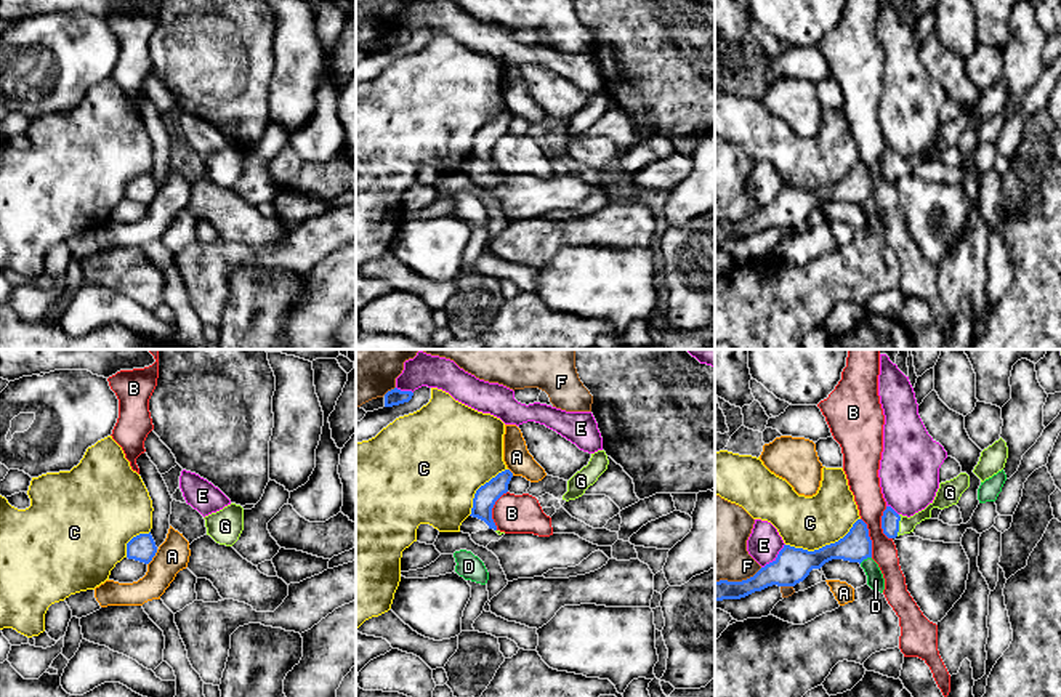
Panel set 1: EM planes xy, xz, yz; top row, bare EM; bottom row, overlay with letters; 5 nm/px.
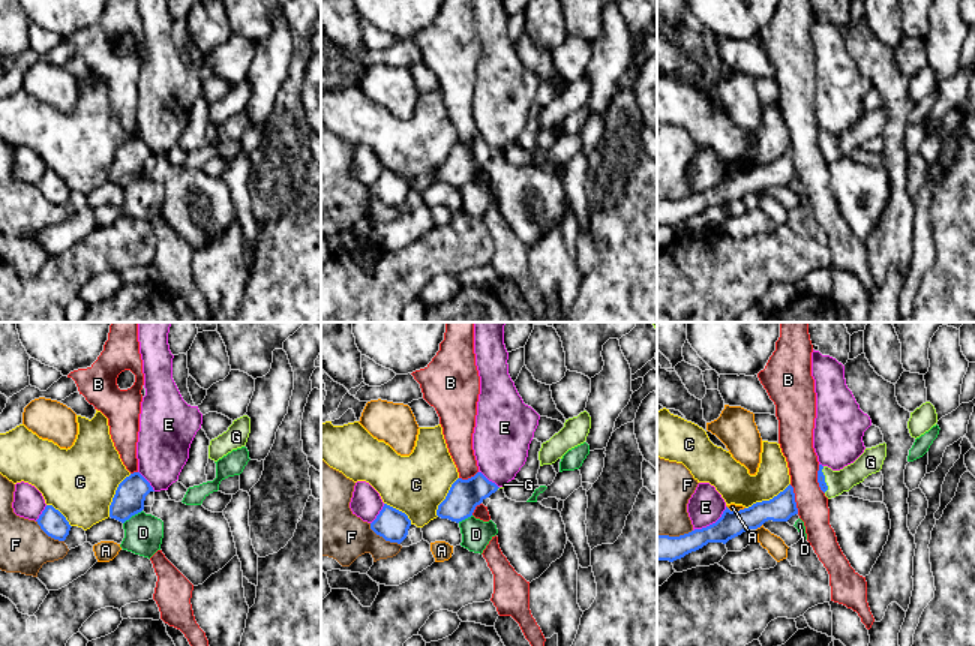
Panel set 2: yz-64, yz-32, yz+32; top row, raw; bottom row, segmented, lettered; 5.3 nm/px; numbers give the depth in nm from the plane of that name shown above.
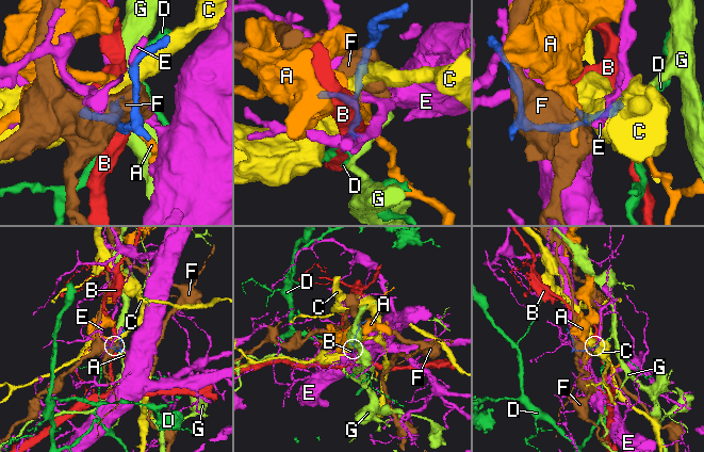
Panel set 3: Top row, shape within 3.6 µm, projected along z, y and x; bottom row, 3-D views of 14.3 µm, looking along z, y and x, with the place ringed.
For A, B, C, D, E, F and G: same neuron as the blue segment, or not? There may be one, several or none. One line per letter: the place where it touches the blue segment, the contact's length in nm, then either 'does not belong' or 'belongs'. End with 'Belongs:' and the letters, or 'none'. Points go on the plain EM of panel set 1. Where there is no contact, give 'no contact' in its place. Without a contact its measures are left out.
A: contact xy (153, 197); length 90 nm; does not belong
B: contact xz (491, 151); length 200 nm; does not belong
C: contact yz (822, 188); length 400 nm; does not belong
D: contact yz (864, 199); length 70 nm; does not belong
E: contact yz (776, 199); length 170 nm; does not belong
F: contact xz (388, 32); length 80 nm; does not belong
G: contact yz (898, 167); length 110 nm; belongs
Belongs: G

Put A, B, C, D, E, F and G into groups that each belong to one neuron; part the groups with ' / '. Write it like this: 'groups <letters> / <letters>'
groups A / B / C / D / E / F / G

